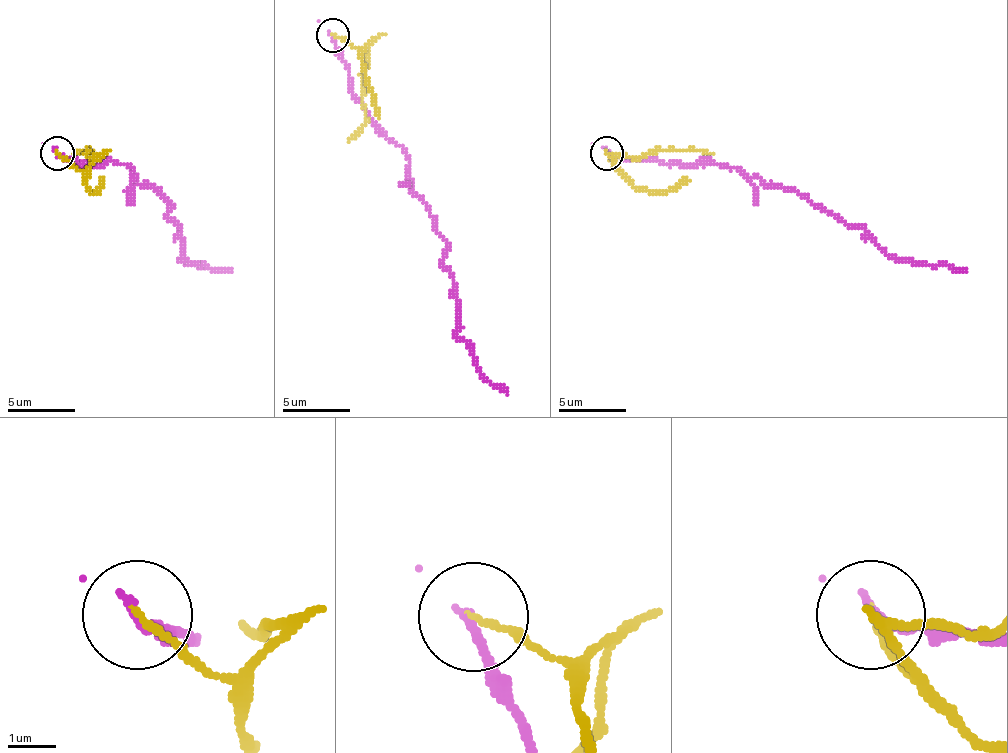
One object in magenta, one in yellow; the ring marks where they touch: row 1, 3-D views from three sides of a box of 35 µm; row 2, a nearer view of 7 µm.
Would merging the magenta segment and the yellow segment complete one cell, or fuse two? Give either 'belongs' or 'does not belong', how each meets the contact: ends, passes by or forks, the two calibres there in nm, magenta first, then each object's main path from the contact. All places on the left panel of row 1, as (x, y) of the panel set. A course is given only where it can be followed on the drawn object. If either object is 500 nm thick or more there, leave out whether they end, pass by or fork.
does not belong | magenta ends | yellow ends | 180/120 nm | magenta via (56, 150), (73, 160), (134, 167), (134, 177), (171, 204), (181, 258), (231, 271) | yellow via (56, 154), (80, 170), (93, 160), (87, 150), (90, 150), (73, 154)

